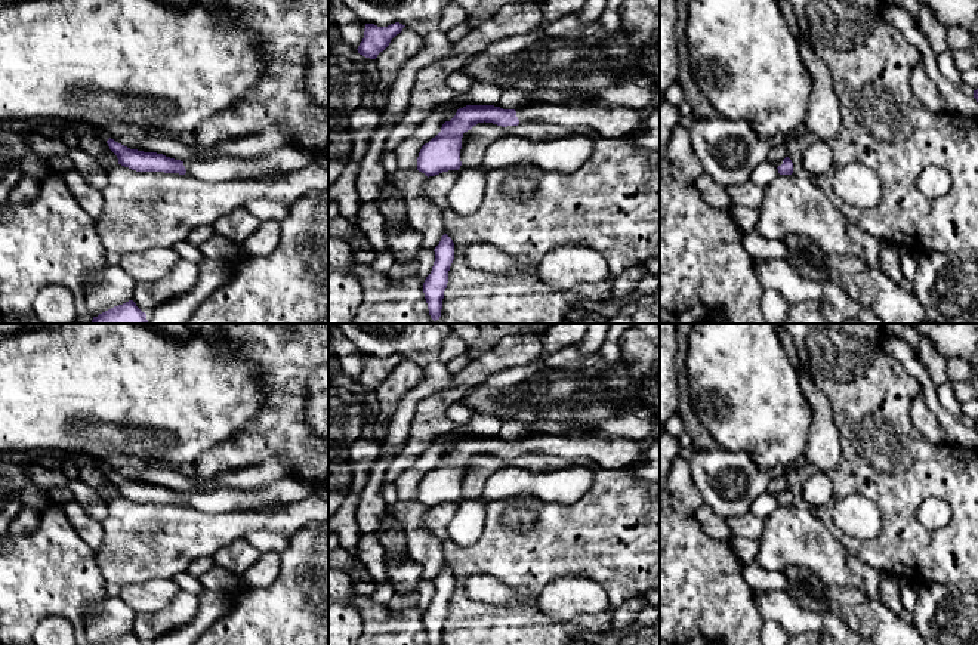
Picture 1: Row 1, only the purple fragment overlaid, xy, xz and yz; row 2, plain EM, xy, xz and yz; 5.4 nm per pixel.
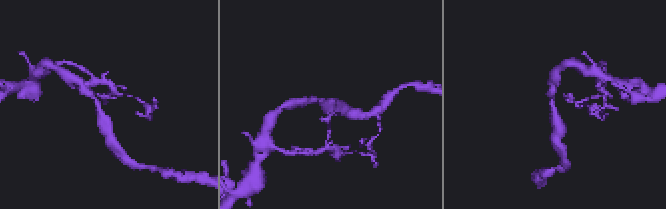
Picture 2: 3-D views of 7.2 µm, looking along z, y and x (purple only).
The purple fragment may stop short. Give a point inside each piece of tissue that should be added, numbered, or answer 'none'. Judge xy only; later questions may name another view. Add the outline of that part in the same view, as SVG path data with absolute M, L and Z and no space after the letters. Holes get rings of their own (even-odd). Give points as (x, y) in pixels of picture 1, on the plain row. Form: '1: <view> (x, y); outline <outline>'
1: xy (227, 499); outline M289 475L277 482L256 488L220 487L209 493L183 493L188 507L206 515L286 506L315 494L317 487Z

